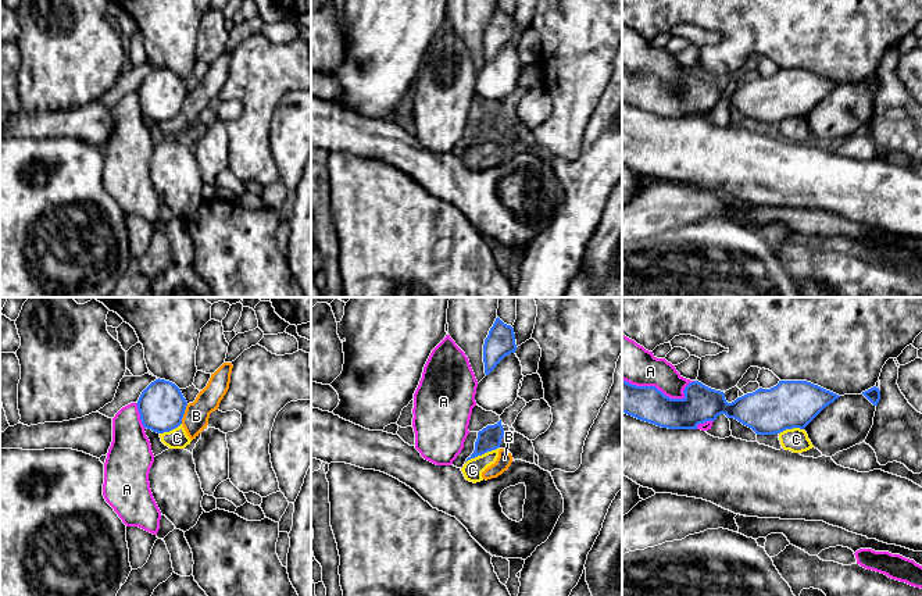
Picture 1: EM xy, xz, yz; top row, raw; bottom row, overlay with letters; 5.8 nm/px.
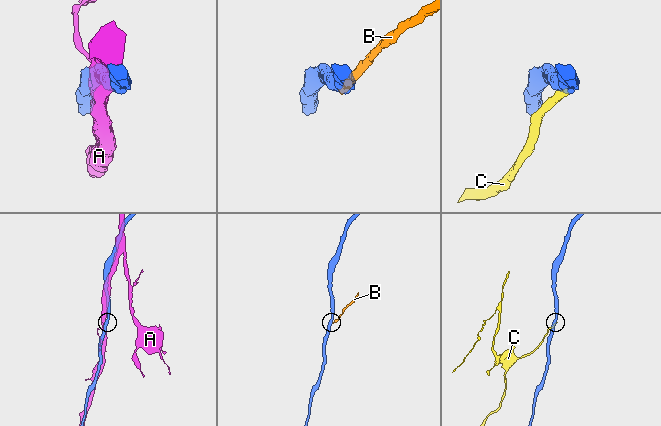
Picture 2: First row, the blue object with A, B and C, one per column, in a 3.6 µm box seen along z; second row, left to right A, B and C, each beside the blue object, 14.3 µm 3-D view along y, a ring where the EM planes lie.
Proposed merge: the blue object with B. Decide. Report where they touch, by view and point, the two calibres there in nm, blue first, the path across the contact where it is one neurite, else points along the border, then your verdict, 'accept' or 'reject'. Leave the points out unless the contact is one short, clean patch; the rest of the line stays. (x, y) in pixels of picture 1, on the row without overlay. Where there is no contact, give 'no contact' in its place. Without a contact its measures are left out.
meets blue in xy at (183, 102); 280 nm thick on the blue side, 150 nm on the other; border along xy (188, 93), (181, 111); reject

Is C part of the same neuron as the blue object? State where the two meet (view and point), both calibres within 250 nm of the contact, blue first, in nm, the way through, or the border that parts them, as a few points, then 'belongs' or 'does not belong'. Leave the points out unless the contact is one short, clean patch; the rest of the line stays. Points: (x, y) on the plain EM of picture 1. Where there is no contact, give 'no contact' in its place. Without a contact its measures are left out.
contact xz (481, 143); calibres 140 and 120 nm; border xz (497, 136), (471, 146), (465, 152); does not belong

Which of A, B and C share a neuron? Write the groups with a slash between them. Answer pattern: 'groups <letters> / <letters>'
groups A / B C

